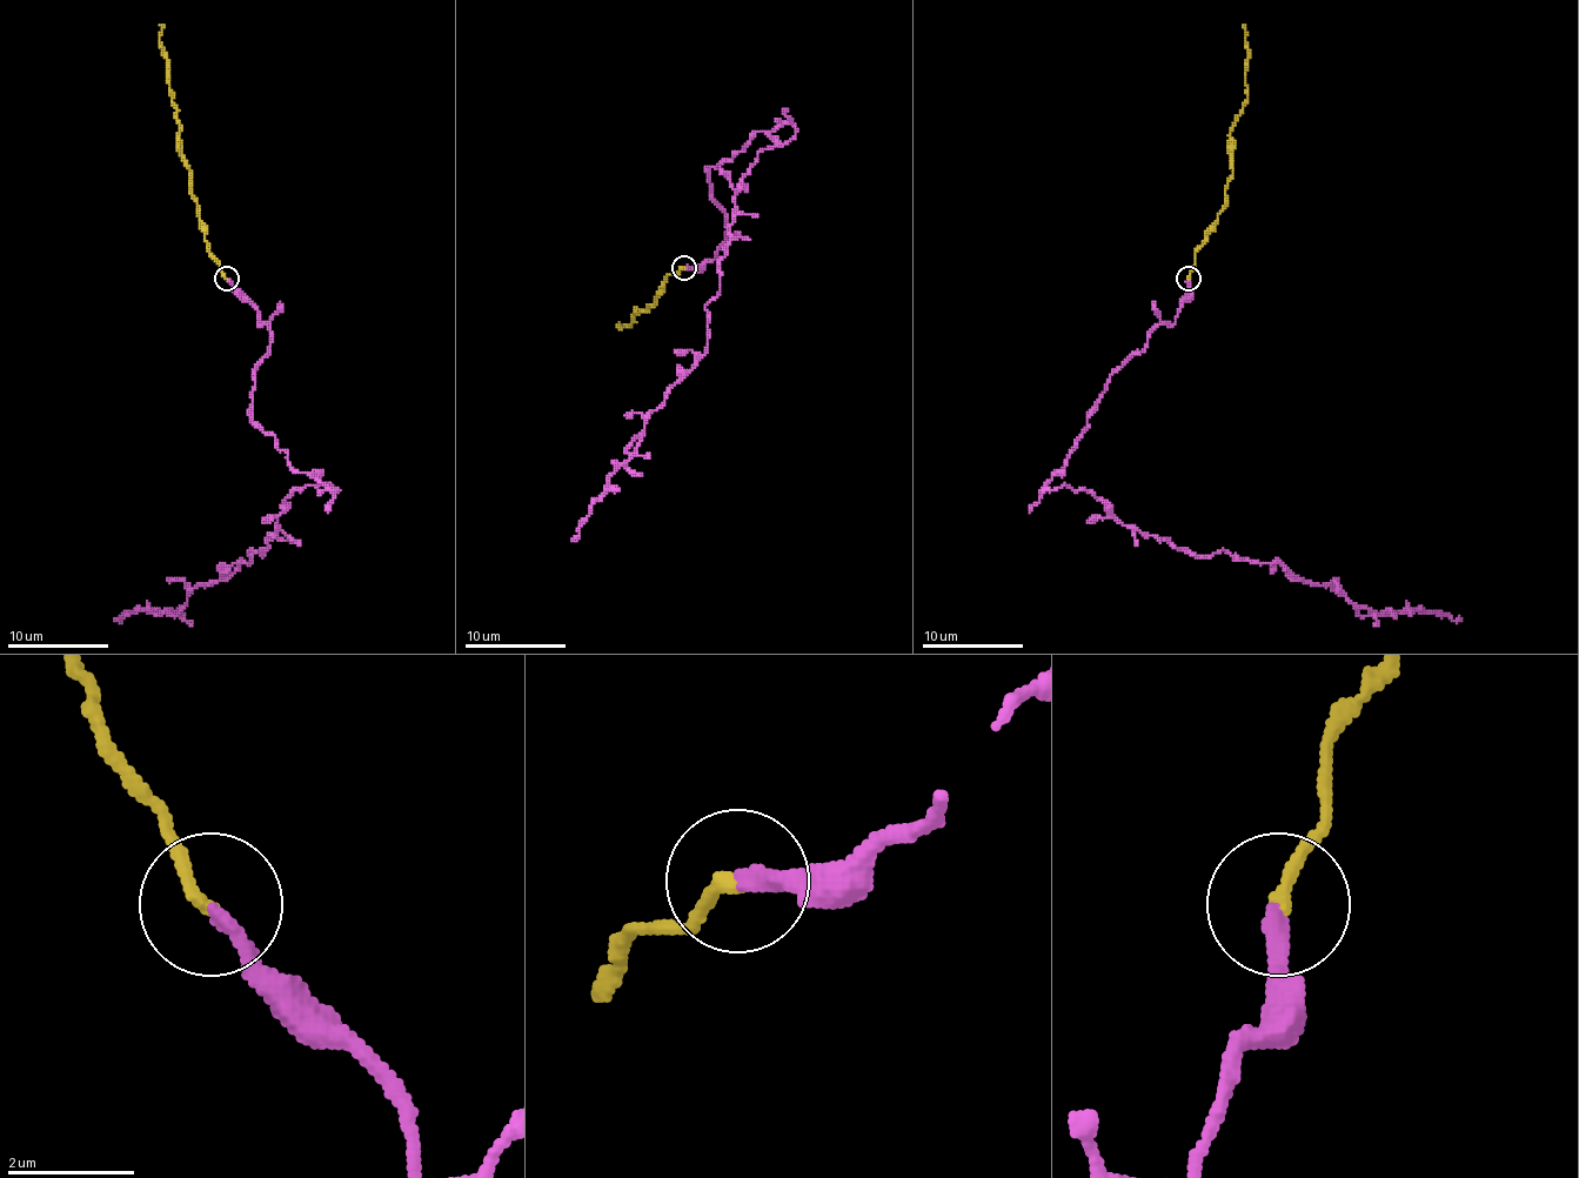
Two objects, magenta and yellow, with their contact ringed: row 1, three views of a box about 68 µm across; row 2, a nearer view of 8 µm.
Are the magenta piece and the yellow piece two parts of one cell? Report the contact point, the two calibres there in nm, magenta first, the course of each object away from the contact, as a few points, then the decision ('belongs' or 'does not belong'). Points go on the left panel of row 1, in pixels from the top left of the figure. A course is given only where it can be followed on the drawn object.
at (226, 278); 240 nm thick on the magenta side, 220 nm on the other; magenta runs (227, 279), (269, 332), (252, 420), (338, 490), (305, 484), (285, 500), (262, 555), (174, 613), (114, 618); yellow runs (227, 279), (205, 239), (172, 98), (165, 47), (159, 40), (161, 25); belongs

